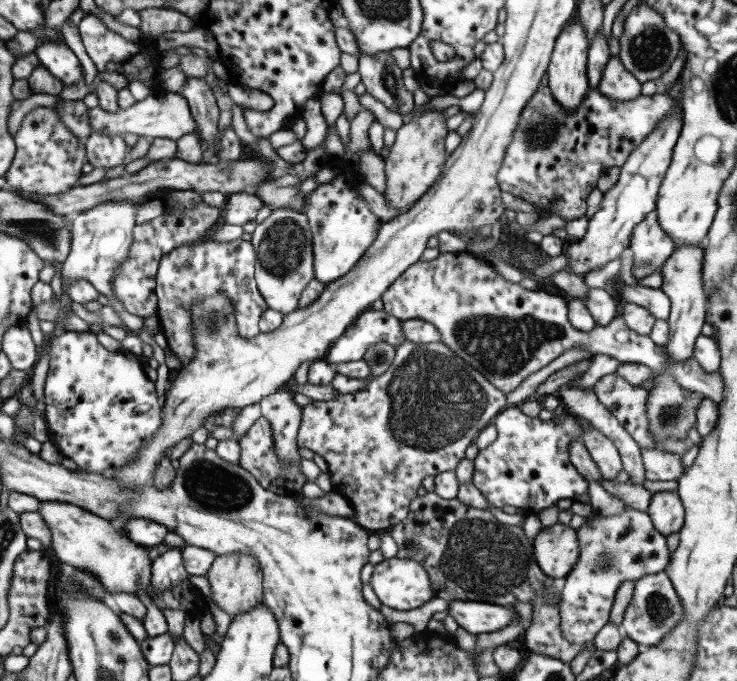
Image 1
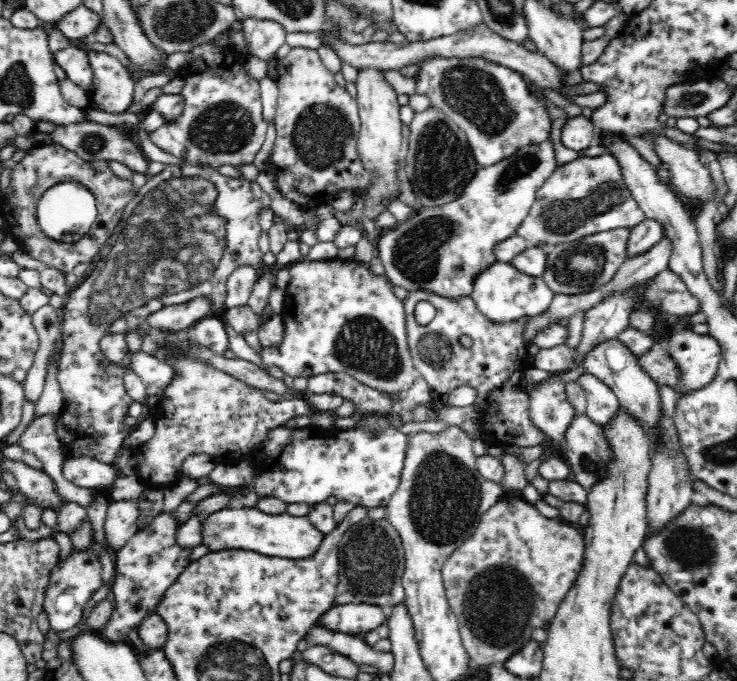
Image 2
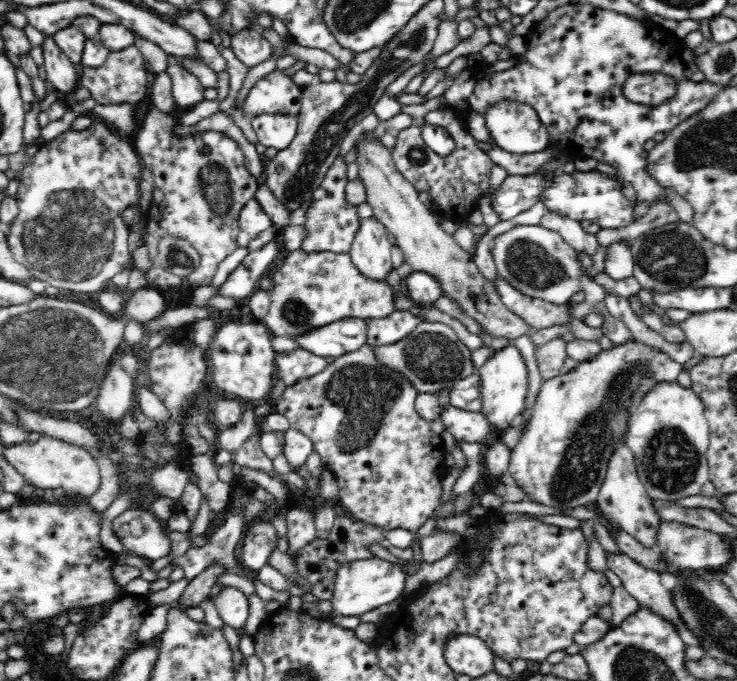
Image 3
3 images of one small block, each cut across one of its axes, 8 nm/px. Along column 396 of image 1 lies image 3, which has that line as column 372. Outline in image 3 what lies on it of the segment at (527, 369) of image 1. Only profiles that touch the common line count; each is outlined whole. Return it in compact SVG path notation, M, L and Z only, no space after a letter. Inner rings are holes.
M296 249L293 251L288 251L286 257L284 258L284 262L280 264L280 268L272 274L272 283L274 288L272 291L270 290L270 308L268 314L266 314L265 318L262 320L264 325L269 329L269 332L273 336L285 336L286 338L290 338L294 341L296 336L302 336L302 334L306 334L306 332L310 332L310 330L314 330L316 328L320 328L320 326L326 326L326 324L330 324L332 322L336 322L340 319L346 318L359 318L359 319L366 319L366 318L384 318L386 316L390 316L392 312L396 312L396 305L394 305L394 293L392 293L393 288L388 281L385 280L373 280L372 278L367 278L364 274L360 273L360 270L354 266L354 262L350 258L349 253L346 254L338 254L335 252L330 251L316 251L316 252L306 252L302 249Z

